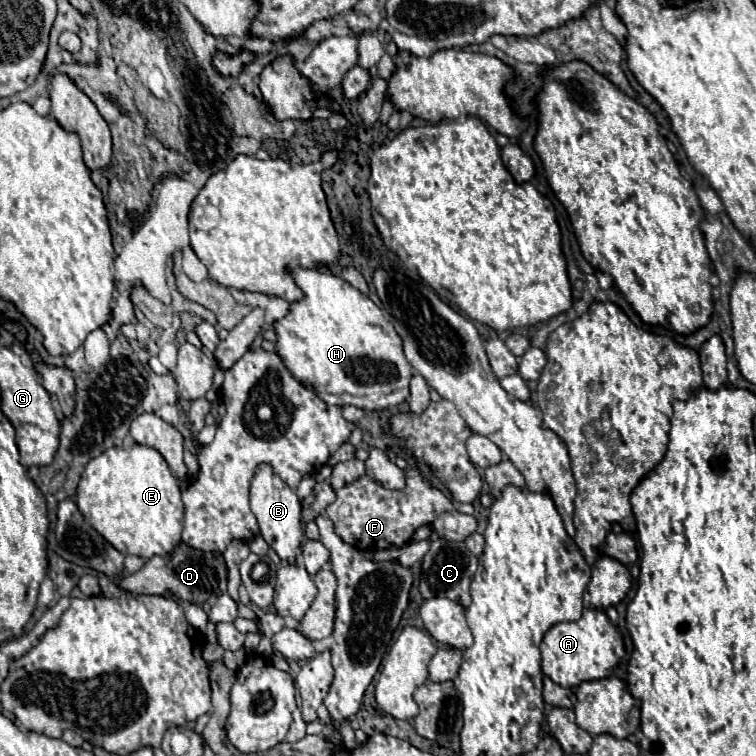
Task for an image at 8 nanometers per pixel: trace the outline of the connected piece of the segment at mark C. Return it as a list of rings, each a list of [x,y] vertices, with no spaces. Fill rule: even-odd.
[[[433,538],[431,548],[425,554],[421,568],[423,568],[425,582],[429,584],[429,588],[437,596],[445,596],[449,600],[455,600],[463,608],[467,608],[471,604],[469,584],[471,584],[473,574],[477,570],[477,558],[467,550],[465,542],[449,542],[449,540],[443,540],[443,538]]]

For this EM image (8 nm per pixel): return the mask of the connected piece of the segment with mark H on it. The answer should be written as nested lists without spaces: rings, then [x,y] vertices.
[[[295,266],[291,274],[295,284],[303,290],[303,298],[291,302],[287,314],[273,322],[273,330],[277,334],[277,354],[281,360],[285,360],[289,372],[293,372],[293,376],[305,384],[305,388],[313,390],[327,404],[353,404],[363,410],[385,410],[405,402],[409,396],[413,368],[405,360],[399,334],[395,332],[393,324],[387,322],[381,308],[339,276],[301,266]]]

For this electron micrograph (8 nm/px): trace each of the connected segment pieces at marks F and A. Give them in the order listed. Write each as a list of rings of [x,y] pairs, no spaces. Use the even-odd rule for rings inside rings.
[[[413,468],[407,470],[407,488],[403,492],[387,490],[379,484],[375,484],[371,478],[363,476],[361,480],[343,486],[337,490],[337,500],[329,504],[327,516],[333,522],[333,528],[341,540],[347,544],[359,548],[377,552],[383,548],[401,548],[405,546],[413,532],[423,524],[433,524],[433,520],[443,514],[451,512],[451,502],[429,482],[421,478],[421,474]],[[409,492],[409,498],[407,498]],[[405,500],[405,502],[403,502]]]
[[[585,608],[577,622],[559,622],[551,626],[541,642],[541,668],[553,682],[561,684],[563,688],[575,688],[585,680],[601,680],[611,676],[623,656],[623,636],[603,610],[593,608]]]

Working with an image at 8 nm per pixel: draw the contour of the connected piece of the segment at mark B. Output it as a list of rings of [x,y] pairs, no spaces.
[[[267,464],[259,466],[251,482],[251,510],[259,522],[261,536],[265,538],[265,542],[277,552],[283,562],[293,564],[295,558],[301,554],[301,542],[305,540],[301,522],[301,502],[295,492]]]

